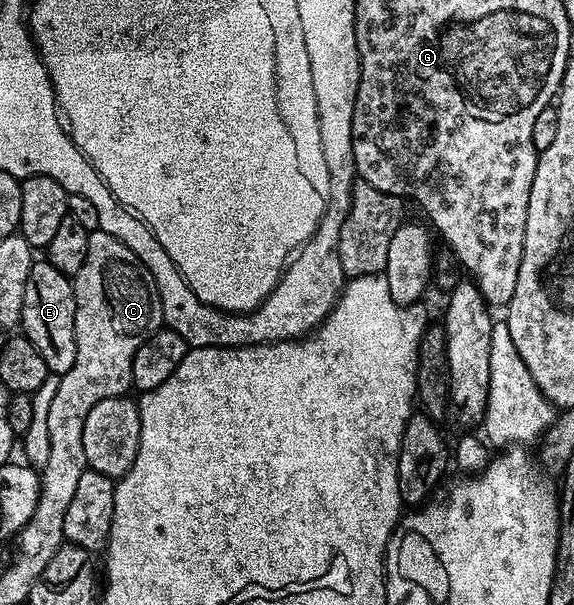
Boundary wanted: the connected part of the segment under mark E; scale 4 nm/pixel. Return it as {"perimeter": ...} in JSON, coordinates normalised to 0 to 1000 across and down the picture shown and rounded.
{"perimeter":[[[61,428],[56,440],[56,453],[49,453],[49,473],[42,479],[42,512],[38,514],[37,547],[56,565],[71,592],[82,600],[87,618],[108,623],[113,615],[125,612],[132,598],[132,493],[129,491],[129,471],[124,458],[111,455],[98,440],[87,436],[85,428]]]}

